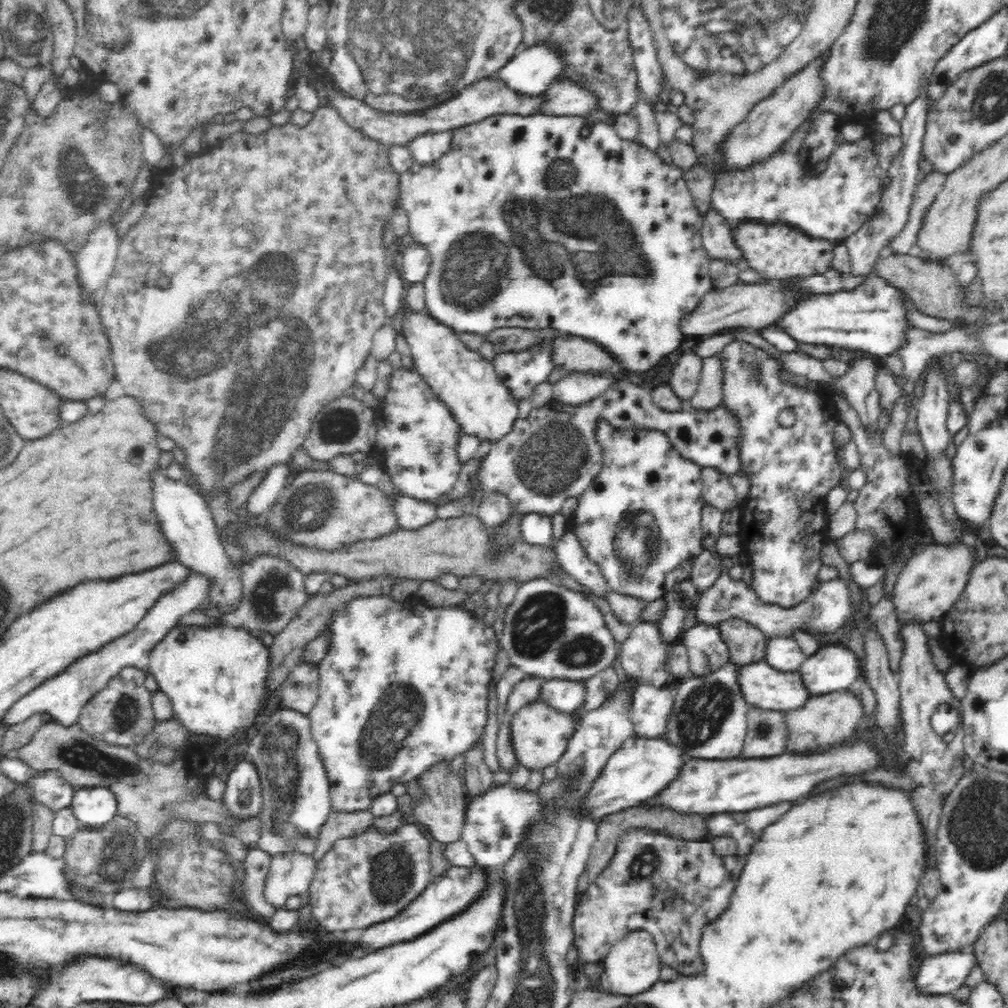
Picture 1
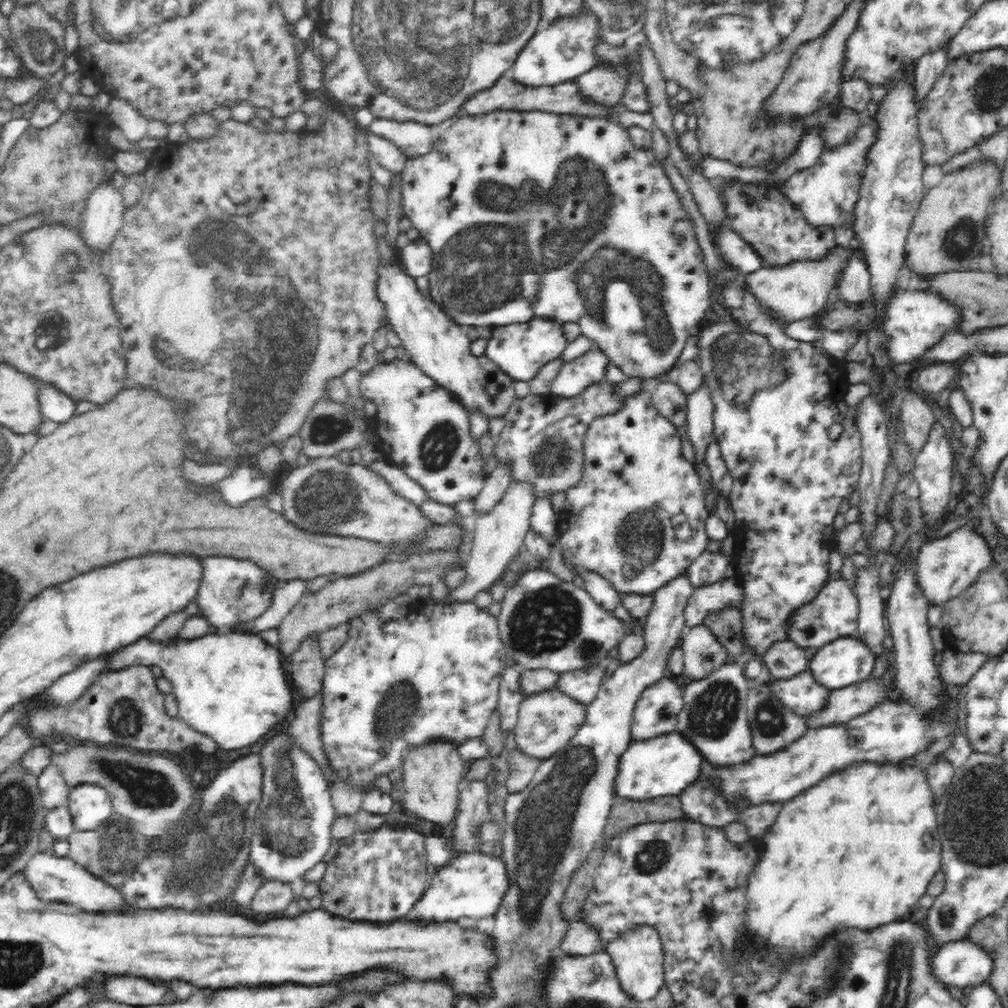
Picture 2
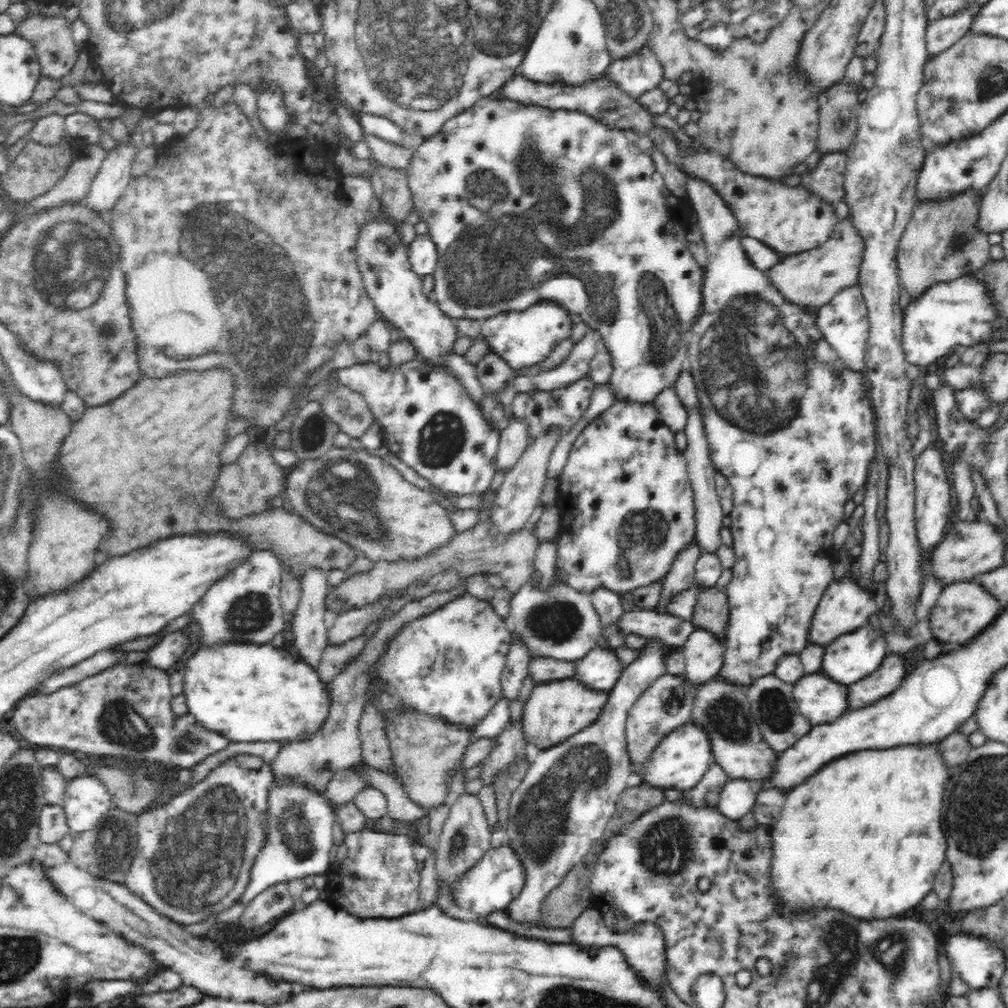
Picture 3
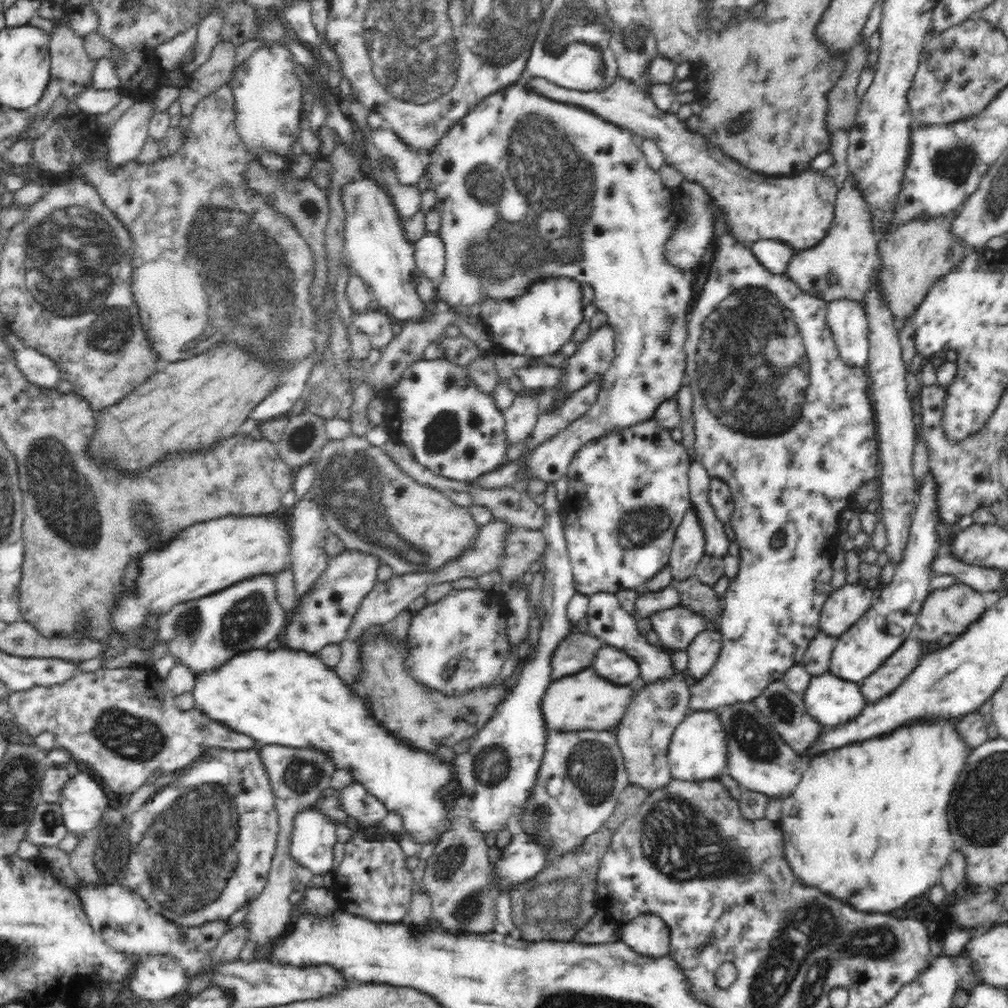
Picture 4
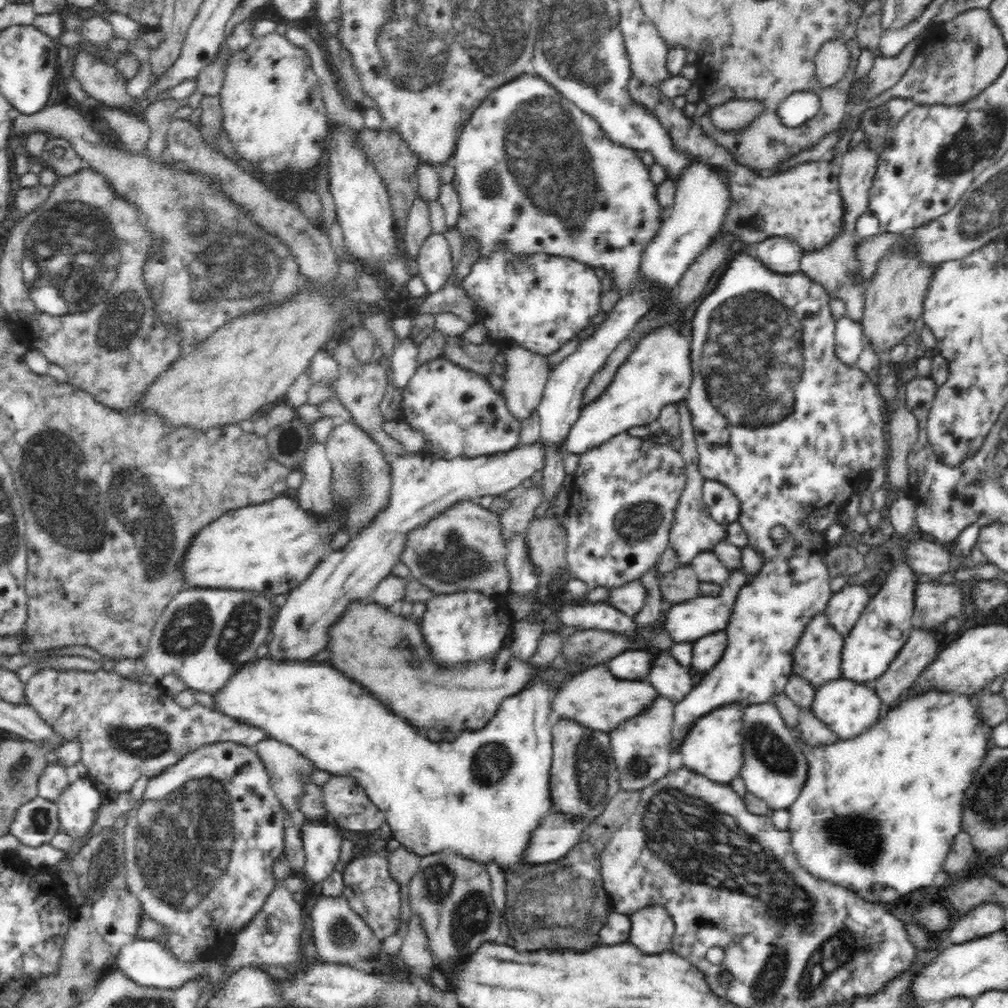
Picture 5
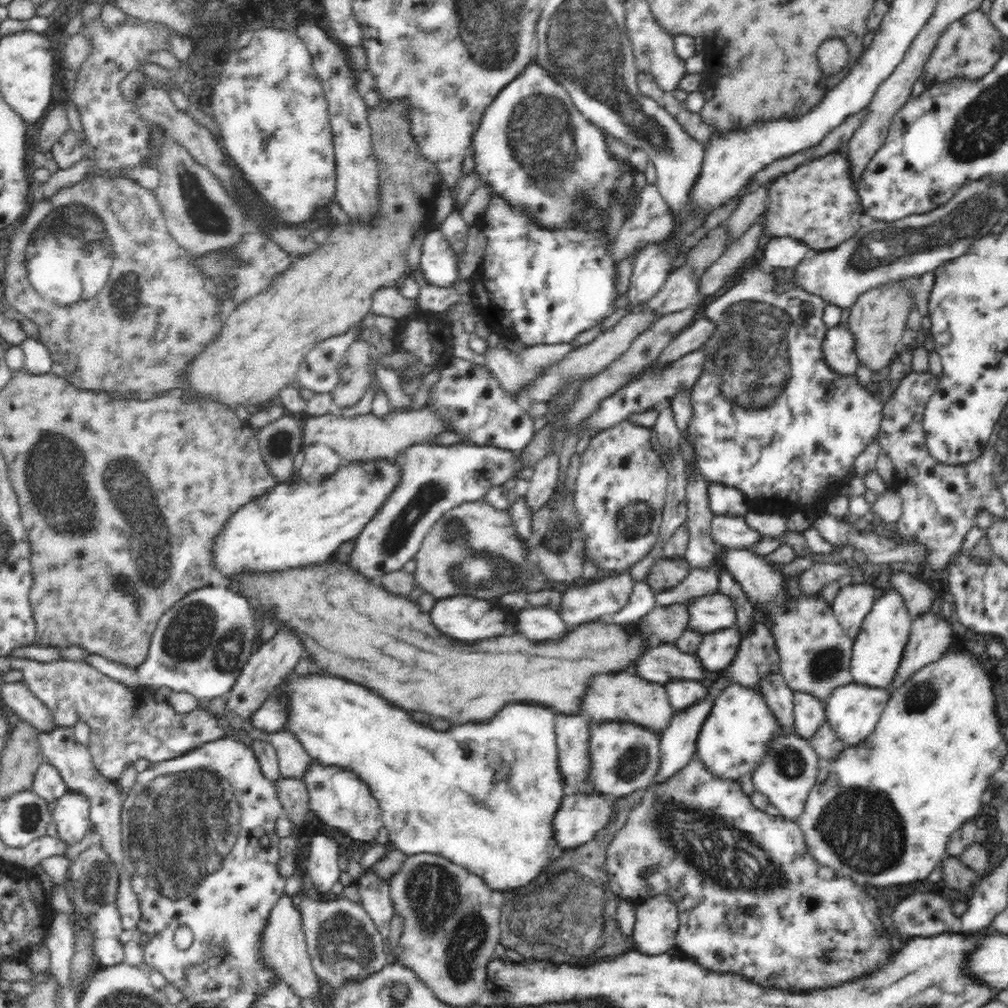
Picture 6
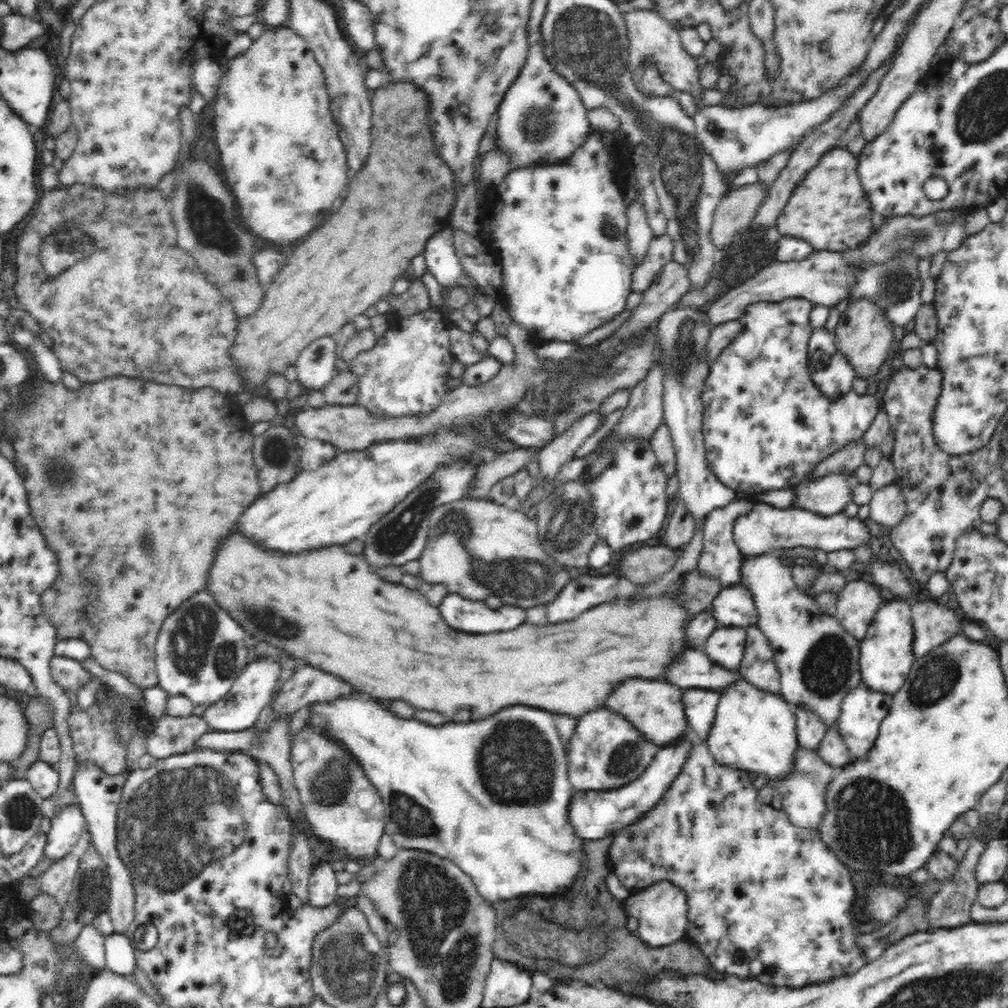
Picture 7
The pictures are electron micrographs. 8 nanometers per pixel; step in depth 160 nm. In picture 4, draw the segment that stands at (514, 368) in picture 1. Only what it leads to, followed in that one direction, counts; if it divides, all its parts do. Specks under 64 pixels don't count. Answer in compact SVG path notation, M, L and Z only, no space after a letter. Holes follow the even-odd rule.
M548 278L536 282L523 297L512 302L492 300L480 302L475 312L486 324L491 341L507 354L545 357L558 352L571 340L577 326L583 322L582 289L577 282L564 278Z

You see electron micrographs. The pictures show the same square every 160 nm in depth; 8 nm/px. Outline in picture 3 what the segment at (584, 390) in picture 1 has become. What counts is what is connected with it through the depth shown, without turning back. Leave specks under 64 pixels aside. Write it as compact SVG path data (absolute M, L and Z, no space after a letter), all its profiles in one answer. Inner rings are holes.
M588 329L585 336L577 342L569 355L558 366L550 370L541 370L533 376L536 389L554 391L568 388L570 384L588 377L590 364L601 348L601 335Z

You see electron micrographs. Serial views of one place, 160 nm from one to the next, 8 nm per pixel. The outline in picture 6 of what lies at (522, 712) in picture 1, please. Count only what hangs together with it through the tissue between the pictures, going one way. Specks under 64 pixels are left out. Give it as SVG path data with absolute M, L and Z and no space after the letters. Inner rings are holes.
M628 672L618 674L596 674L588 682L586 694L582 696L580 712L586 714L594 724L607 725L608 722L636 723L654 730L664 730L674 712L668 702L666 689L654 682L644 682L643 678L632 676Z

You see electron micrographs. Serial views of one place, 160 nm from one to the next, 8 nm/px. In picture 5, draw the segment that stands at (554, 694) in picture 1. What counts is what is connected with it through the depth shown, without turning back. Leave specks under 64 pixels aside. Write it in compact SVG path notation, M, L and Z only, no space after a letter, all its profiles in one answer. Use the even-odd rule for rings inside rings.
M626 649L605 664L612 676L620 680L646 680L649 655L641 649Z

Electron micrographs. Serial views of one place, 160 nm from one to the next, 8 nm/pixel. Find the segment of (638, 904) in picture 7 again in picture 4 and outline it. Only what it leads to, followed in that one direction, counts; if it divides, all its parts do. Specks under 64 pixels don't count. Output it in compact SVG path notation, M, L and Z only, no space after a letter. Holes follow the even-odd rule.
M642 914L620 929L621 941L642 957L663 957L669 954L669 930L661 918Z

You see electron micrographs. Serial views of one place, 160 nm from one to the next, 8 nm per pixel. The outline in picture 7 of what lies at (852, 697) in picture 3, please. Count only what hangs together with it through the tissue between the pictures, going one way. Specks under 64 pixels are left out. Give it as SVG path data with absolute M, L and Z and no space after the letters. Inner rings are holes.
M937 599L919 600L911 605L911 619L913 628L912 655L914 659L920 659L928 654L931 654L934 648L942 646L944 642L948 642L954 638L956 634L961 633L961 623L954 610L938 602Z

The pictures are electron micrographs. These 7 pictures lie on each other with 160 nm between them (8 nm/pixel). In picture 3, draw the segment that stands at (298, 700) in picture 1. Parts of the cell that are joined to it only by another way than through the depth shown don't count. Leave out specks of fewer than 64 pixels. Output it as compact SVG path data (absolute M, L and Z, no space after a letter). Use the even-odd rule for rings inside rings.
M308 570L304 578L300 580L303 594L300 603L294 612L294 622L292 622L292 636L294 636L294 650L298 660L306 663L310 669L318 671L322 663L327 643L327 627L324 625L324 600L328 594L327 572L320 570Z

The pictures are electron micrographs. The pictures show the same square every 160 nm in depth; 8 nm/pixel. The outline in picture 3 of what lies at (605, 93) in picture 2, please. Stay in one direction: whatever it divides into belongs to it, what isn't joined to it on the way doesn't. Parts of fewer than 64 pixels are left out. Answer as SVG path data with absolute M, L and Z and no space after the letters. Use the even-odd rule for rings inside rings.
M646 45L626 58L612 57L602 78L608 79L622 92L636 98L641 92L658 88L664 80L664 71Z

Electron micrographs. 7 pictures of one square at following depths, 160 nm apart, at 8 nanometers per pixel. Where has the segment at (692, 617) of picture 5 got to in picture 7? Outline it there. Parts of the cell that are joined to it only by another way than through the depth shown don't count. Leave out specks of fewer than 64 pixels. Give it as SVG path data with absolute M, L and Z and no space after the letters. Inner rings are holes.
M740 584L726 587L706 607L720 627L742 627L757 622L752 594Z

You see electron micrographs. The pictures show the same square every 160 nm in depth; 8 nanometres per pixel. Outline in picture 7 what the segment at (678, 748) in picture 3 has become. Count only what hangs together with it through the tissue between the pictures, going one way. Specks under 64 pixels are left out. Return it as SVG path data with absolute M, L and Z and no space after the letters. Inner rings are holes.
M738 677L719 692L712 726L704 738L710 756L726 769L766 774L769 780L786 774L792 764L795 748L798 746L795 737L795 716L789 705L782 696L764 692L743 677Z

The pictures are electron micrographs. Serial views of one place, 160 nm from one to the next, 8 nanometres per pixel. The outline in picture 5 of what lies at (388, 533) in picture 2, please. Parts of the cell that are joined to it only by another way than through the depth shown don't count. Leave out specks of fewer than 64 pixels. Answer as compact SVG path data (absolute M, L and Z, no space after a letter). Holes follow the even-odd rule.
M353 421L336 424L329 432L324 445L326 456L332 467L330 489L332 490L332 499L335 502L334 511L337 511L337 514L344 519L343 530L352 538L364 530L376 518L376 514L380 510L384 510L390 504L391 465L384 460L382 448ZM461 500L434 515L422 526L410 530L406 534L404 552L400 554L400 563L404 563L411 578L435 591L435 594L456 594L464 590L481 594L500 594L507 596L510 590L510 575L506 568L508 543L500 537L500 523L496 513L488 512L477 501Z

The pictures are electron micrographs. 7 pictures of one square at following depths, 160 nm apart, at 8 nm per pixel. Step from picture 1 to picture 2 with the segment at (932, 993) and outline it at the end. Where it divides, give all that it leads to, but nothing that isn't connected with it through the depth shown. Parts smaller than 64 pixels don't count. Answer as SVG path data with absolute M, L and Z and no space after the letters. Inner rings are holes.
M966 940L942 946L930 956L930 972L945 987L956 986L964 989L988 982L992 959L975 944Z

